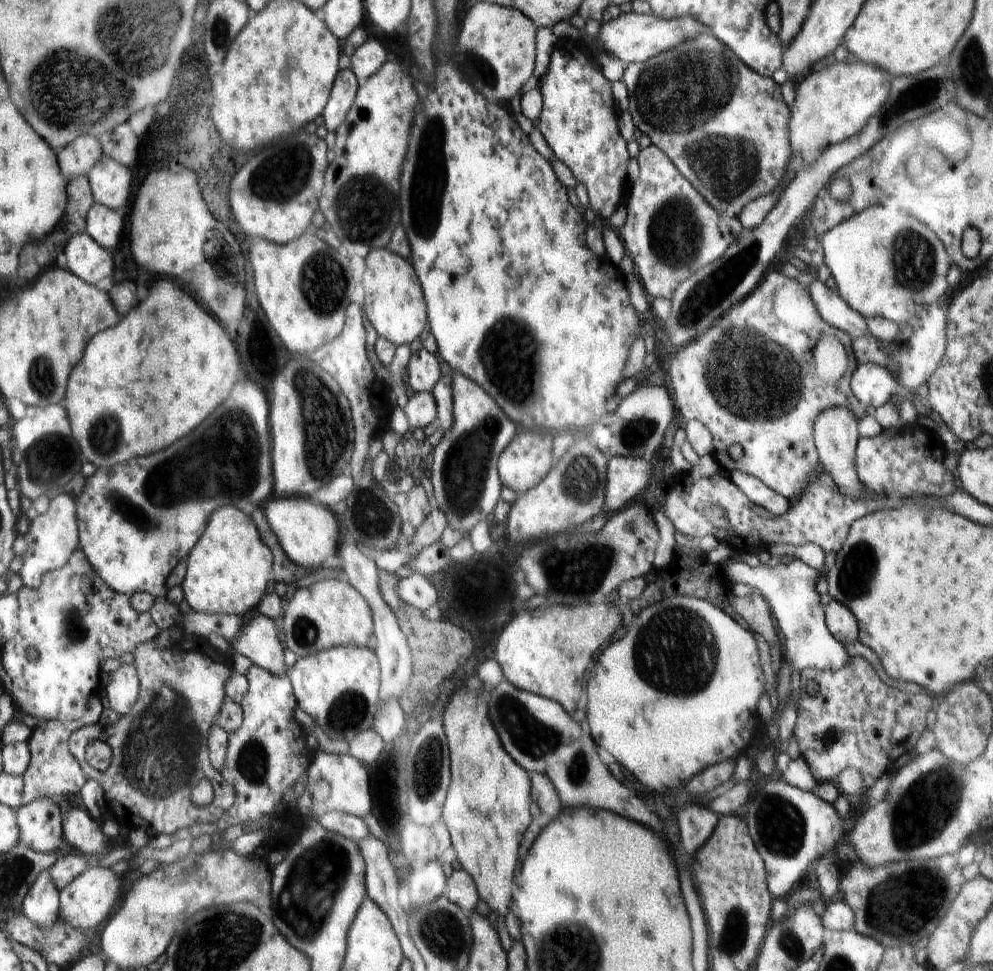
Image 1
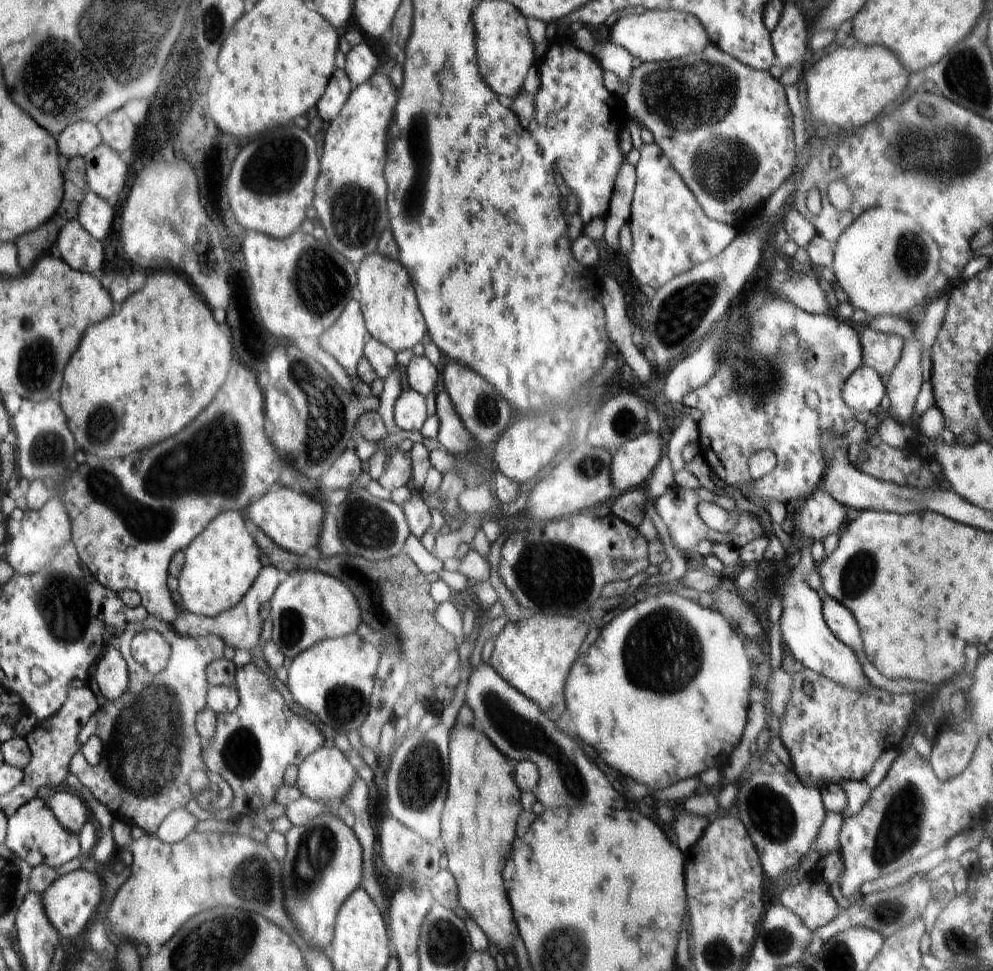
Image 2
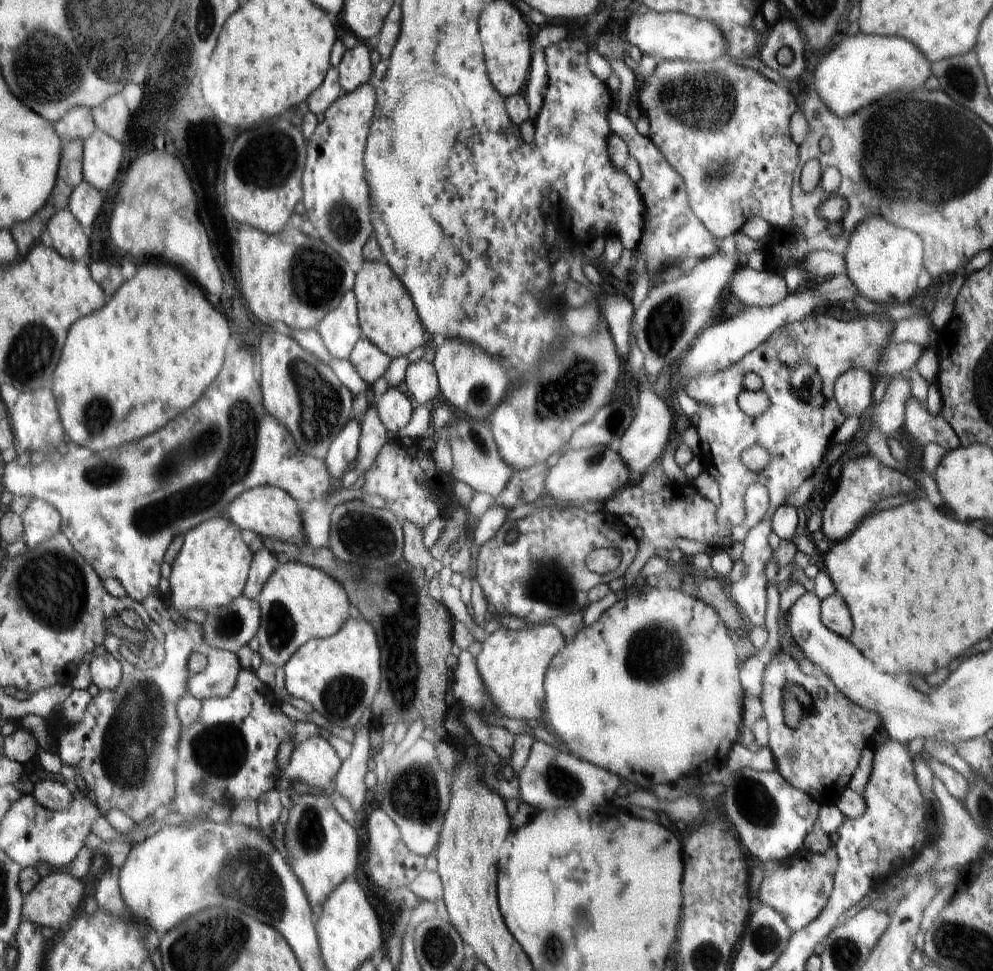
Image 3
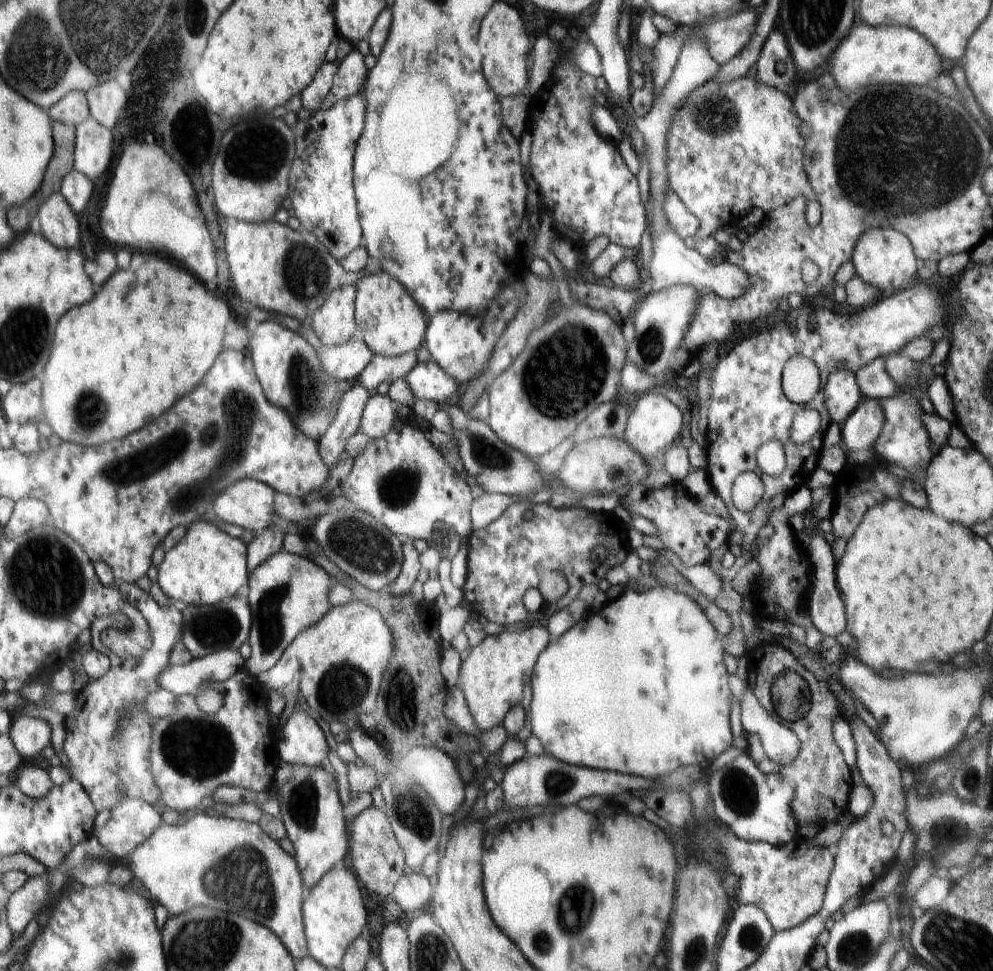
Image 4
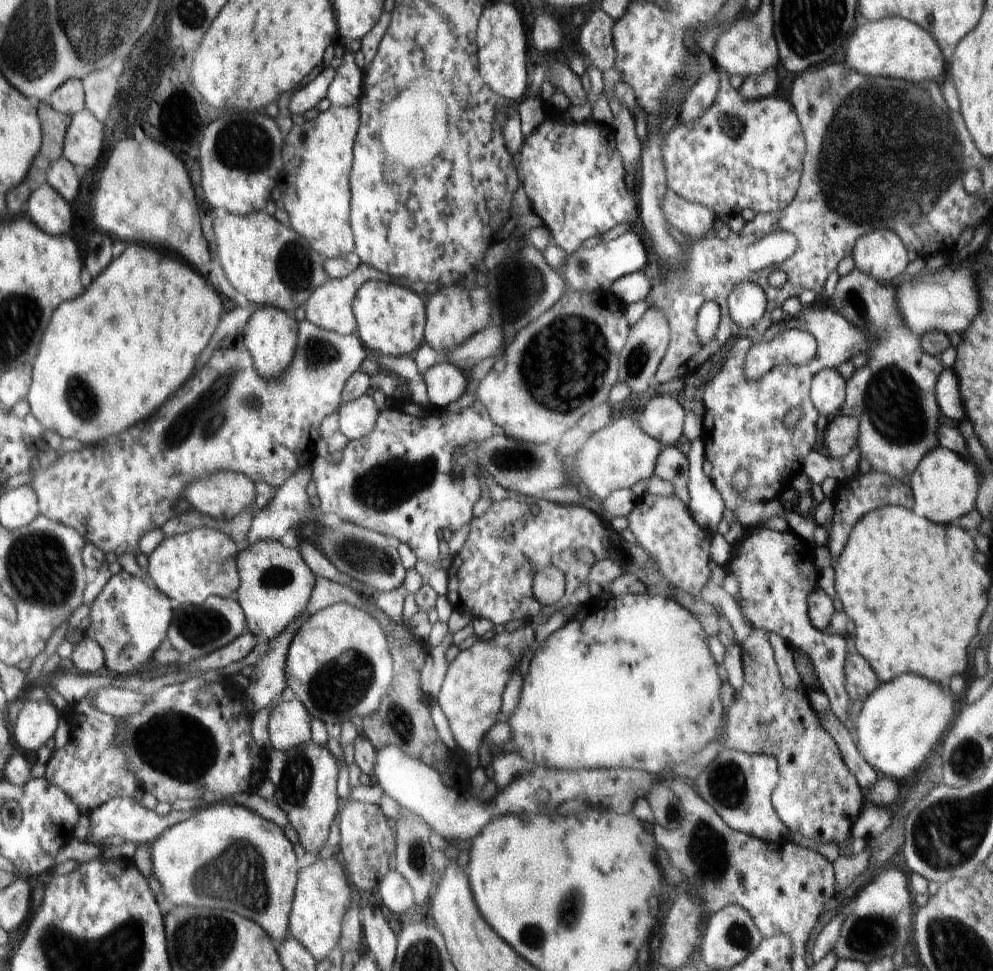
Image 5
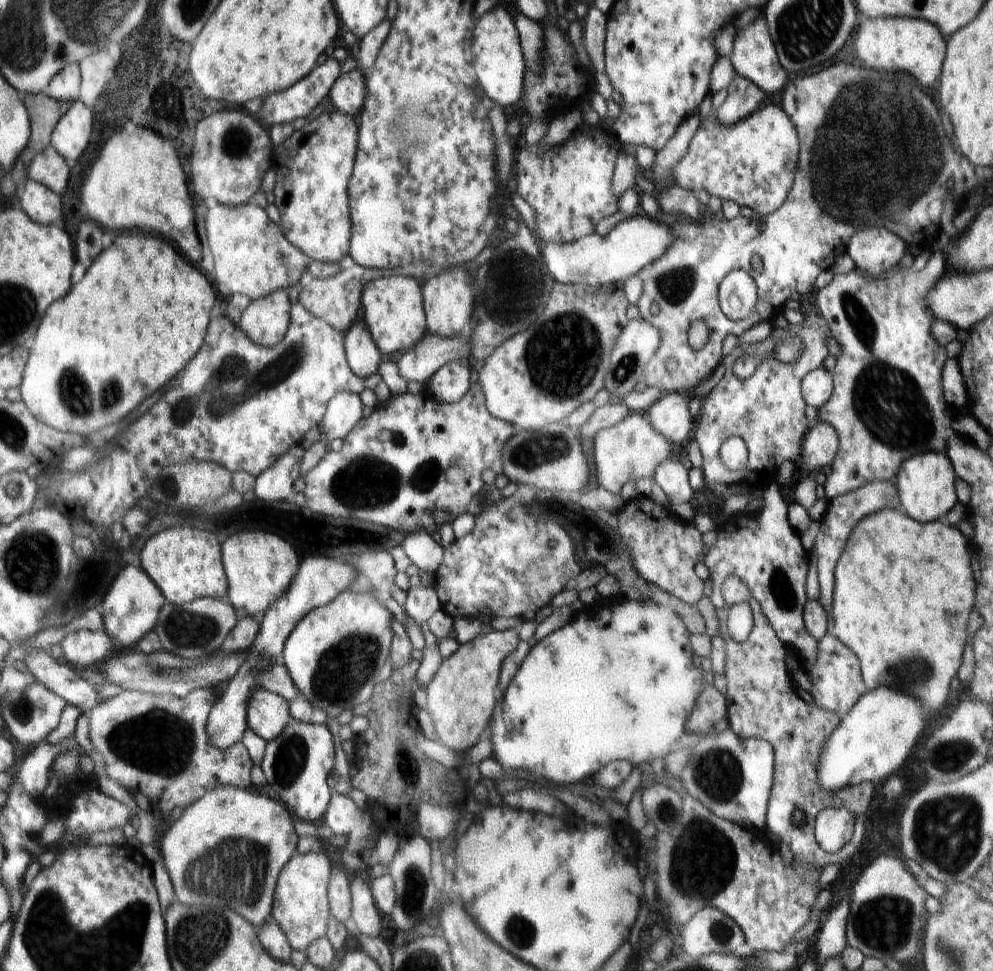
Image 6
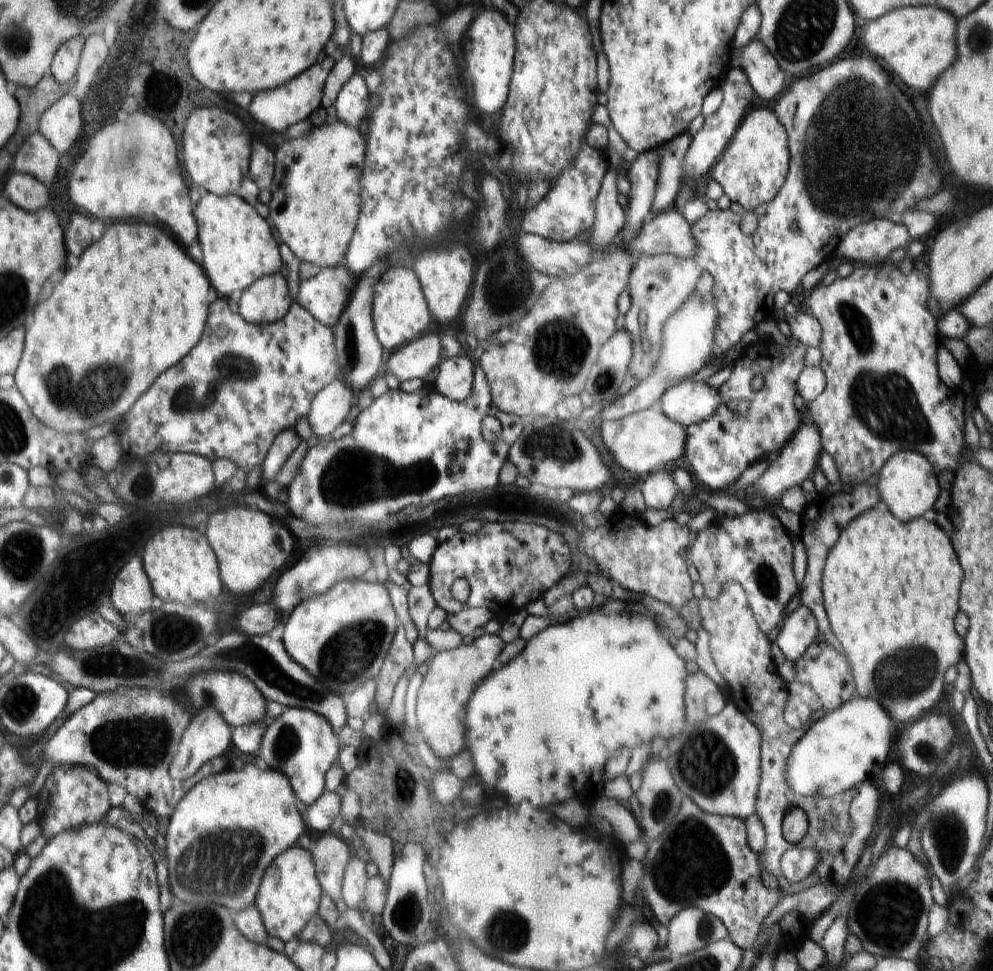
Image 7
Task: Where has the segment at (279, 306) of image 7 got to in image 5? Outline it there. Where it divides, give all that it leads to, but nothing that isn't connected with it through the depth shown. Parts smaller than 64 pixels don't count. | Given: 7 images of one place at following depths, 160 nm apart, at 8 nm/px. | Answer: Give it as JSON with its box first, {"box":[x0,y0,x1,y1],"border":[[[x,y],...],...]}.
{"box":[242,307,299,381],"border":[[[276,307],[255,310],[242,332],[248,352],[255,359],[255,368],[264,380],[276,381],[289,368],[292,362],[299,335],[298,322],[284,311]]]}

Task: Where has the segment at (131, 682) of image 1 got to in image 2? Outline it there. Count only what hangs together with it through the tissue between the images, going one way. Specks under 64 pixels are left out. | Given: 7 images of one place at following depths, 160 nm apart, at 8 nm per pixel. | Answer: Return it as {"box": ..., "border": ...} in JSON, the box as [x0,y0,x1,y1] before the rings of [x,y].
{"box":[93,648,128,701],"border":[[[118,648],[108,652],[97,666],[93,680],[106,700],[113,701],[122,696],[128,688],[128,669]]]}

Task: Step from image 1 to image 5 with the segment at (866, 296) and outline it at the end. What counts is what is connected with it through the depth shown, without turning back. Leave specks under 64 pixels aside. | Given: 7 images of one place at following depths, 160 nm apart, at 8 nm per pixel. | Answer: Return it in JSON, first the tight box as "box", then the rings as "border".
{"box":[853,229,911,284],"border":[[[890,229],[861,236],[853,250],[855,267],[883,284],[889,284],[911,262],[903,240]]]}

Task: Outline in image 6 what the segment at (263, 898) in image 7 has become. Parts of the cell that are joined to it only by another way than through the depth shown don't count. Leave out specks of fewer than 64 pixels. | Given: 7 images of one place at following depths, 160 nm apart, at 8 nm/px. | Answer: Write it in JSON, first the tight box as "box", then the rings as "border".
{"box":[272,850,335,953],"border":[[[318,850],[294,856],[284,865],[279,876],[272,918],[284,931],[293,950],[306,953],[315,940],[326,937],[328,923],[331,918],[329,909],[328,889],[333,873],[335,858],[328,858],[324,850]]]}

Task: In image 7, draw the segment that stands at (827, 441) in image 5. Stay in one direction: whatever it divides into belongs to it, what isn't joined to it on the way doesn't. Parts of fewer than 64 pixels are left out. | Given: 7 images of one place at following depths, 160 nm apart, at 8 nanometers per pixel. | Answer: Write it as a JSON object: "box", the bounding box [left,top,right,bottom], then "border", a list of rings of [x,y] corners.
{"box":[750,424,823,500],"border":[[[802,424],[789,441],[784,443],[776,461],[770,465],[762,476],[755,483],[755,488],[750,495],[761,495],[767,500],[779,500],[782,494],[794,486],[801,486],[807,478],[812,478],[819,462],[820,454],[823,452],[823,442],[817,426],[812,424]]]}

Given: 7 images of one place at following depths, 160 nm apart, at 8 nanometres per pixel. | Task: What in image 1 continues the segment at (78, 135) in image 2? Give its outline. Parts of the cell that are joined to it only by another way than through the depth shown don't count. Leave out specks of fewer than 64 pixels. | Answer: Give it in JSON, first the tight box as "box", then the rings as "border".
{"box":[58,134,103,180],"border":[[[90,134],[78,136],[58,153],[59,166],[63,169],[64,176],[68,176],[70,180],[82,174],[88,175],[92,166],[101,159],[103,159],[103,148],[99,140]]]}

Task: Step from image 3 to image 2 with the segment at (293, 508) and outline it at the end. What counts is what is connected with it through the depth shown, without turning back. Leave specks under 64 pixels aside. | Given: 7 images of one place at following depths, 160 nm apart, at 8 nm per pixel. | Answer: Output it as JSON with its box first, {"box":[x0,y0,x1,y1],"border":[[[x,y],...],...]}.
{"box":[245,485,325,555],"border":[[[284,485],[277,486],[262,499],[252,502],[245,512],[254,524],[283,550],[295,555],[305,555],[310,548],[319,544],[325,512],[322,506],[306,493],[300,493]]]}

